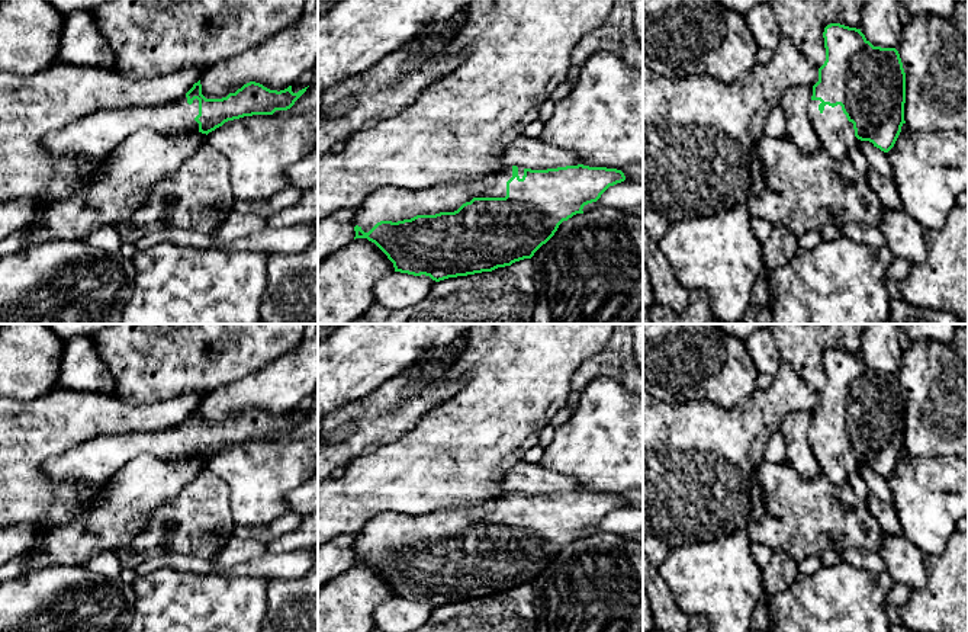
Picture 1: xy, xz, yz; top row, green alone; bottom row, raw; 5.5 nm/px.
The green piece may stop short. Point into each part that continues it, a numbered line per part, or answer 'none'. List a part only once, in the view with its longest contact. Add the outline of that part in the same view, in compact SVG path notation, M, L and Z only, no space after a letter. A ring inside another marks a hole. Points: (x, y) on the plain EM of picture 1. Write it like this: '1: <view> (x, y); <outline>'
1: xz (394, 529); M504 491L479 506L453 506L415 516L385 511L364 524L356 551L369 558L380 546L398 548L417 540L454 538L473 523L505 523L511 503L512 493Z

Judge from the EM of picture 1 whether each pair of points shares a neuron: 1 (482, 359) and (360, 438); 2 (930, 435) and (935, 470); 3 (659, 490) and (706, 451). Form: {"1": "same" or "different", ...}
{"1": "different", "2": "different", "3": "same"}

